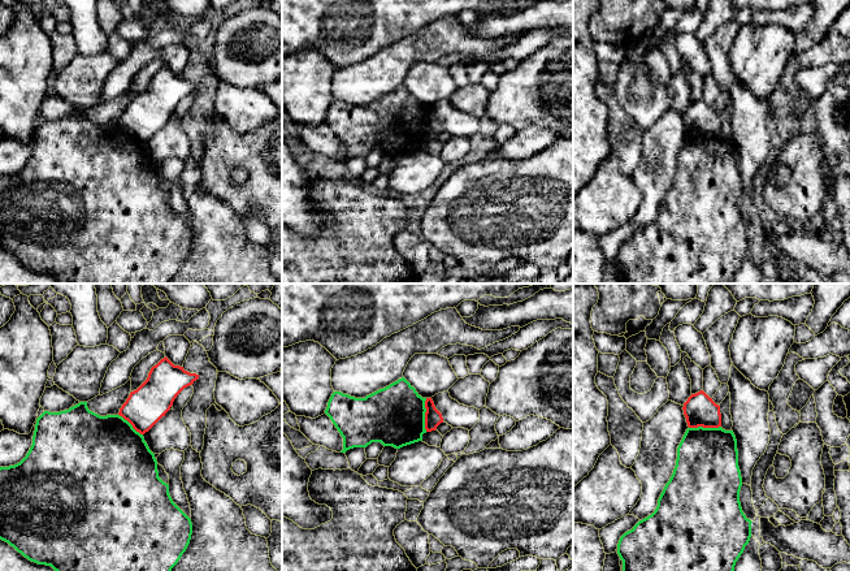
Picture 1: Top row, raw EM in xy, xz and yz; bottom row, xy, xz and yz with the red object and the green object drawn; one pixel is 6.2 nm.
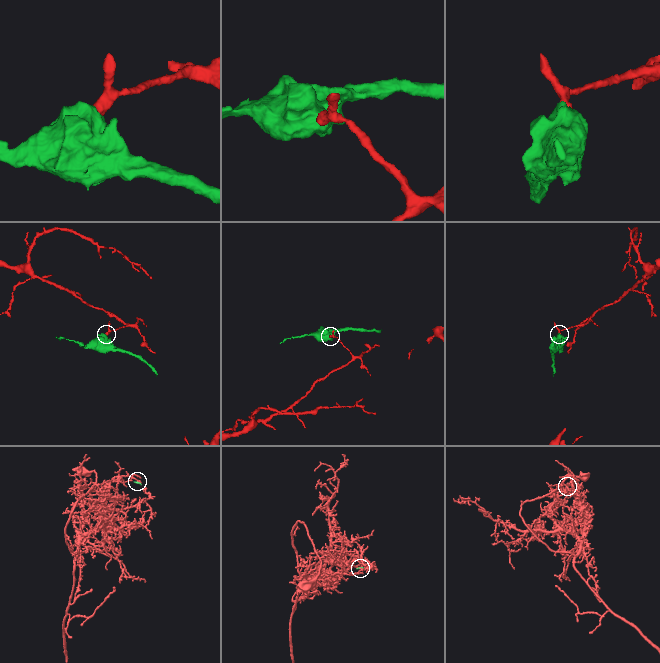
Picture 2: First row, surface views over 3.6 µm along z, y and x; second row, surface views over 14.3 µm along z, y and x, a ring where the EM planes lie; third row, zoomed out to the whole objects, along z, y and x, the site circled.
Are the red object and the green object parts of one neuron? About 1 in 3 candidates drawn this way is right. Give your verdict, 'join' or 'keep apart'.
keep apart

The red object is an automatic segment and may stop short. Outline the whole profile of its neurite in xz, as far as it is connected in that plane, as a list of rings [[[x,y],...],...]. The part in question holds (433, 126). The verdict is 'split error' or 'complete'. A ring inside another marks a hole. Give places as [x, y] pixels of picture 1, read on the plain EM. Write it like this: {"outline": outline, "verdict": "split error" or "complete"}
{"outline": [[[426,107],[425,117],[425,138],[426,140],[435,139],[437,135],[443,131],[442,122],[435,117],[431,107]]], "verdict": "complete"}

